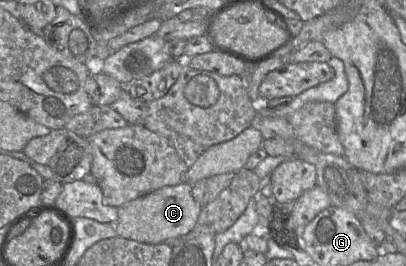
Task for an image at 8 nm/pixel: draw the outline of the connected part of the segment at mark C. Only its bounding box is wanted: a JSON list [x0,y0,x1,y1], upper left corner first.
[114,182,202,244]

